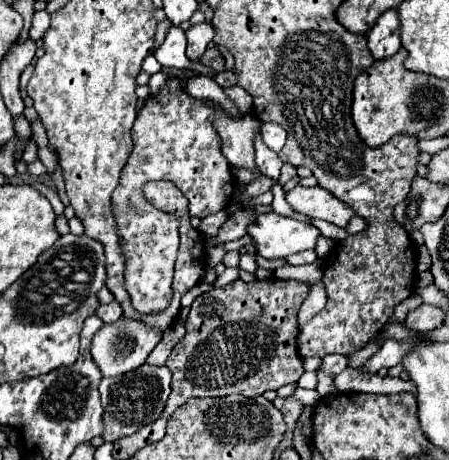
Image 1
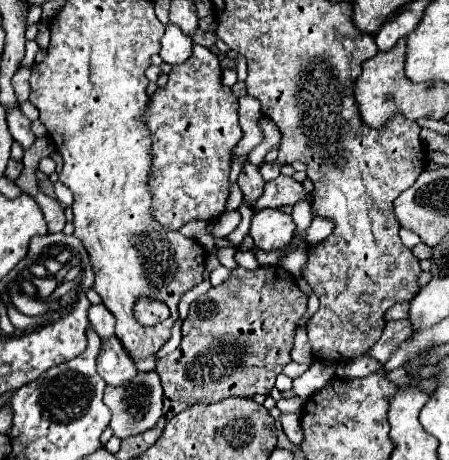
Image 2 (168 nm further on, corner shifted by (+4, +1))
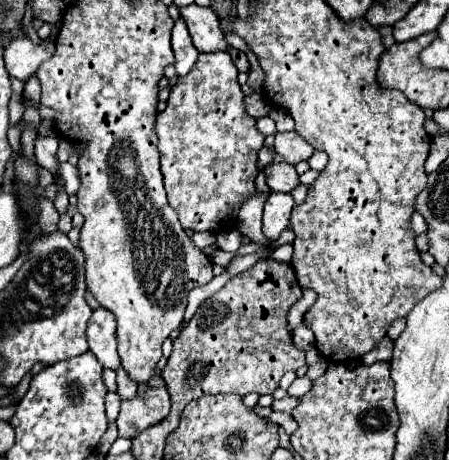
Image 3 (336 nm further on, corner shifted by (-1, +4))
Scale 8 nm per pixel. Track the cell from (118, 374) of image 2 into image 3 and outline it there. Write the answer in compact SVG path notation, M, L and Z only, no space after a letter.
M121 367L119 369L115 369L115 373L117 373L117 387L119 387L119 395L123 397L123 399L131 399L131 397L135 397L135 393L137 393L137 383L133 381L133 379L129 379L129 375L127 375L127 371L123 371Z

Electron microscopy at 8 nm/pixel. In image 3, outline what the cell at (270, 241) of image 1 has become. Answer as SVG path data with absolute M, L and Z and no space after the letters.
M271 193L265 211L263 211L263 235L269 239L269 243L275 243L289 227L289 215L293 209L293 197L287 193Z

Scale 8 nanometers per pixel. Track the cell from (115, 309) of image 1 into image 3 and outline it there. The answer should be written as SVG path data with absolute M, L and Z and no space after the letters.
M99 307L93 311L91 321L87 325L87 341L89 351L95 353L99 363L107 369L119 367L119 355L117 355L117 339L115 339L115 315L107 311L105 307Z

